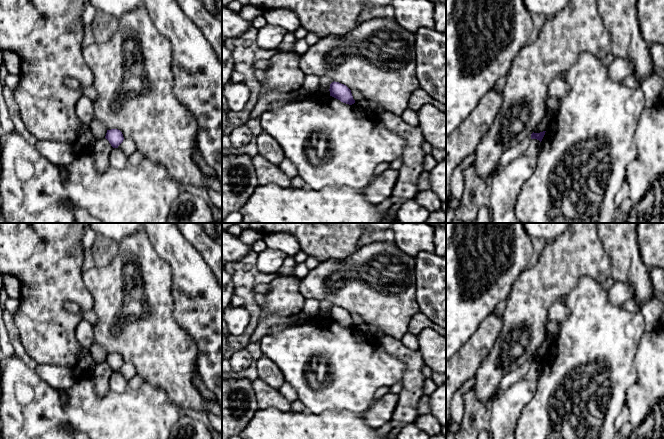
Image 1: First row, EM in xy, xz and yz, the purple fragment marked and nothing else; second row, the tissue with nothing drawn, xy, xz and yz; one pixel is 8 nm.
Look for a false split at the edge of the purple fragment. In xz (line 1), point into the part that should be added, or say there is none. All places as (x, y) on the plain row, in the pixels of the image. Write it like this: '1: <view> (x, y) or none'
1: none

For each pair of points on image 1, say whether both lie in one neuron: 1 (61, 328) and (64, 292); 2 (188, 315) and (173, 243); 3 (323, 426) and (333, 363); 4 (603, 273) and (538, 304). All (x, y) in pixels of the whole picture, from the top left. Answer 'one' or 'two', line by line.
1: one
2: one
3: two
4: one

